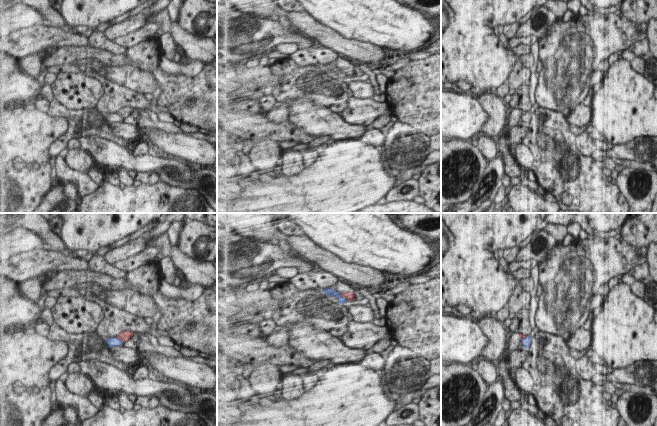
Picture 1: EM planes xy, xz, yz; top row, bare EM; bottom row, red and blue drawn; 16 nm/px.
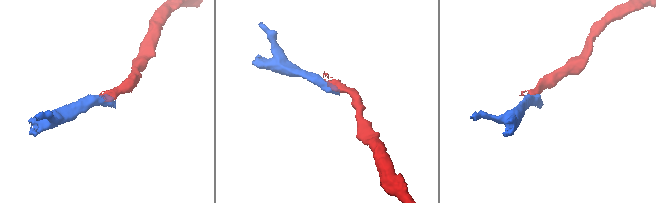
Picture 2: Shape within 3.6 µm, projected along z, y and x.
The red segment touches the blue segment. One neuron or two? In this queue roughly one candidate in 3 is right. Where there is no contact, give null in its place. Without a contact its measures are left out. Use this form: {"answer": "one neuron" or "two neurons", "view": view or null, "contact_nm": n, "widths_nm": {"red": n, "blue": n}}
{"answer": "two neurons", "view": "xz", "contact_nm": 200, "widths_nm": {"red": 130, "blue": 130}}

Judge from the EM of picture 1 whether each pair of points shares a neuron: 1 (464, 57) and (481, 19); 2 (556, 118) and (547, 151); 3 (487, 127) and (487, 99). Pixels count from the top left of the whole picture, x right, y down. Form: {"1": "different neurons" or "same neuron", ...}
{"1": "different neurons", "2": "same neuron", "3": "same neuron"}

